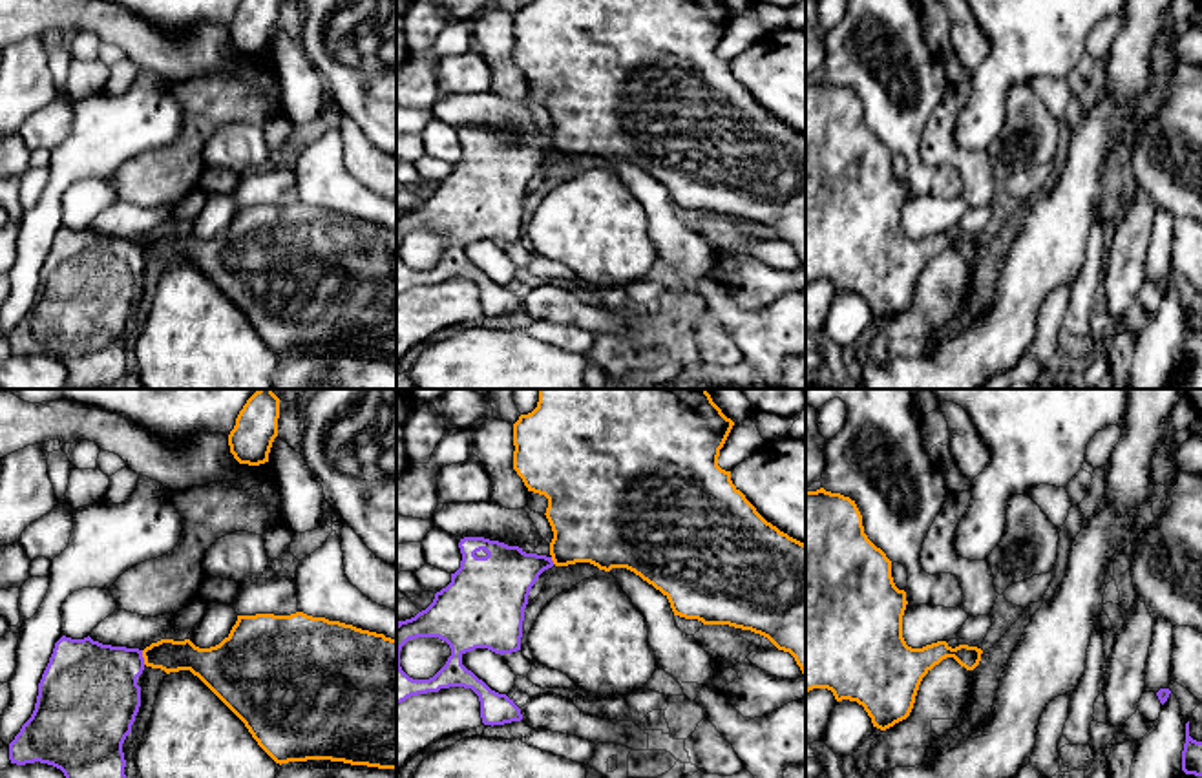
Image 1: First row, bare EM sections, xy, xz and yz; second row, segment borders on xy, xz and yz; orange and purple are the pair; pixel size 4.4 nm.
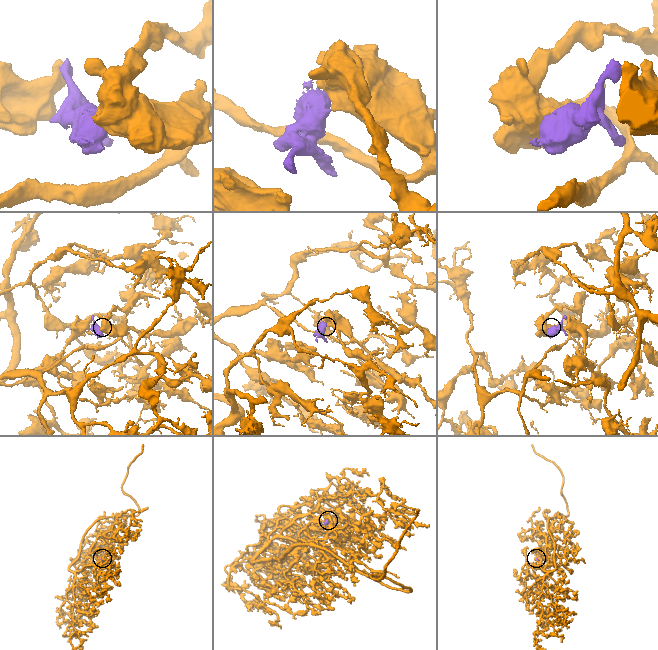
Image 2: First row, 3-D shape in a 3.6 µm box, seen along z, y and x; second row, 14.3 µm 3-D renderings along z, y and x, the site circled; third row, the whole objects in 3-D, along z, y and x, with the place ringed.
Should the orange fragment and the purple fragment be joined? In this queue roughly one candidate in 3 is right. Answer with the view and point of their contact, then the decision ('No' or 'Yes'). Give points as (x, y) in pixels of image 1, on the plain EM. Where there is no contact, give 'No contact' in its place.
Touches orange at xy (143, 247). No

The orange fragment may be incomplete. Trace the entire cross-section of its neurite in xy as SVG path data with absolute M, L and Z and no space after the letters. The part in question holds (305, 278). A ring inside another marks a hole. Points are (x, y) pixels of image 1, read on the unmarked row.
M303 203L256 205L237 206L230 225L216 237L199 239L190 230L161 230L146 237L142 248L146 258L161 259L166 265L190 261L197 267L279 356L331 351L396 360L396 230Z

